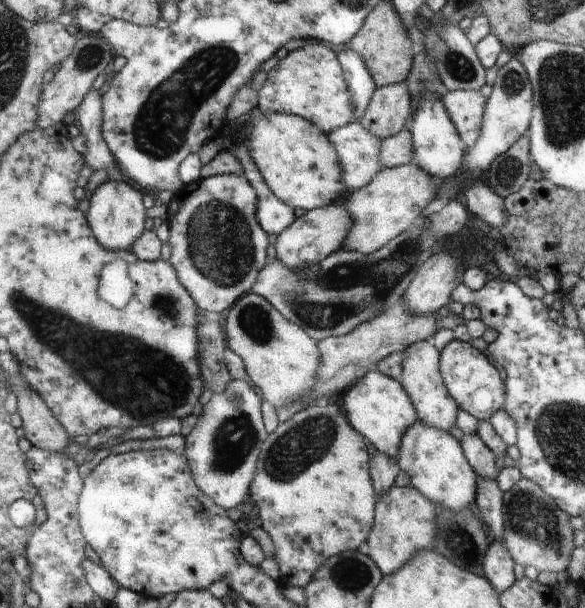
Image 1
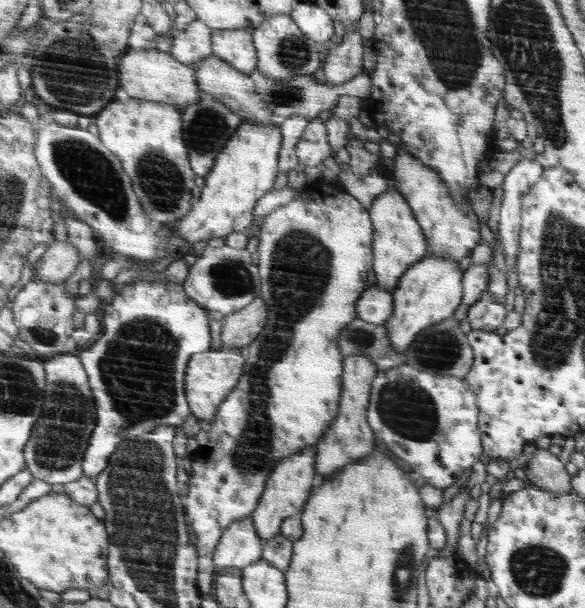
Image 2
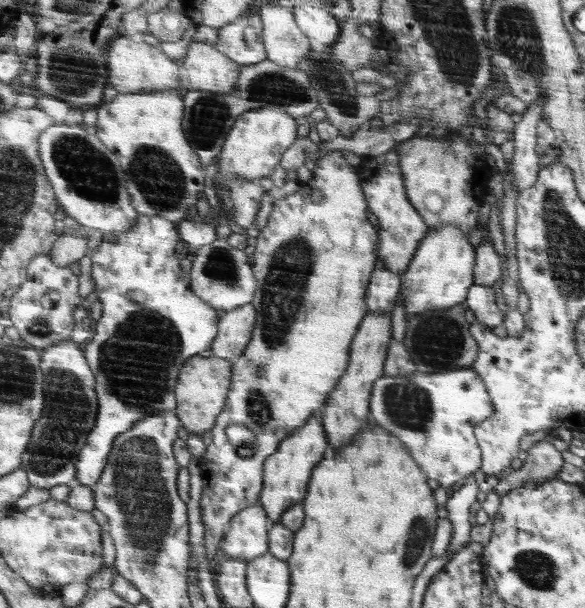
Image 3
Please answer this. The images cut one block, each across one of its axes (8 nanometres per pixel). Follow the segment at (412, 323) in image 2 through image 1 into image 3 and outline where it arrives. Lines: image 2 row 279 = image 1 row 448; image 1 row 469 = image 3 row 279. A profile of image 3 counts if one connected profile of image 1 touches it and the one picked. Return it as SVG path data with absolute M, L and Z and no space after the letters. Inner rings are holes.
M440 226L436 230L429 230L428 235L421 241L417 248L416 254L413 256L412 262L401 273L401 292L404 296L404 308L406 308L406 316L414 316L414 314L424 314L426 310L446 310L452 308L468 298L469 289L474 284L474 265L477 262L476 248L470 246L468 238L462 230L458 230L456 226Z

